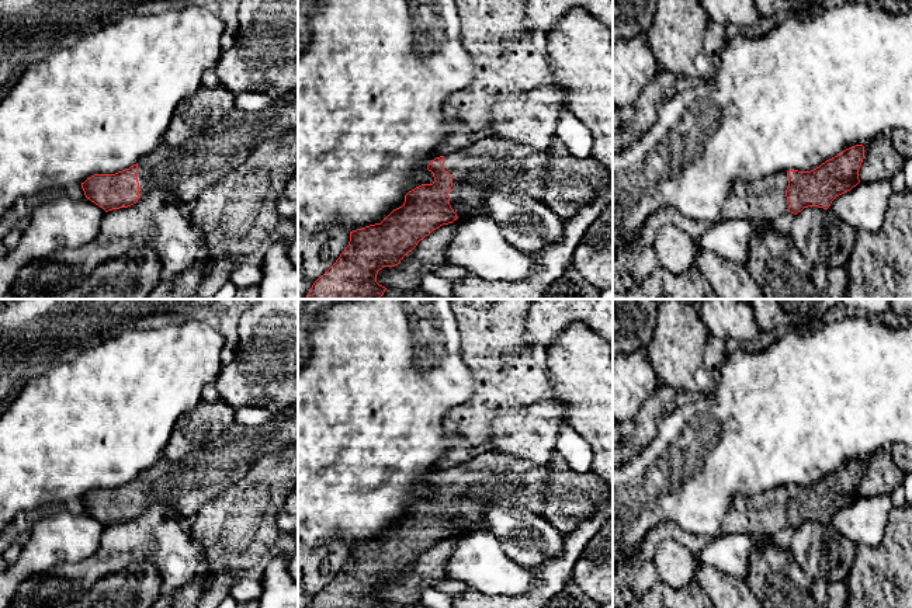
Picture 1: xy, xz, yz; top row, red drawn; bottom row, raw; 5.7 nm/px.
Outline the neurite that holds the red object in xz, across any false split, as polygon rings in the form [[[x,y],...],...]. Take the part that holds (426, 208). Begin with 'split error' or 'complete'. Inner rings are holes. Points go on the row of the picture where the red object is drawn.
split error; [[[486,136],[469,146],[447,156],[436,157],[427,166],[433,173],[431,184],[422,184],[405,195],[402,206],[393,209],[381,223],[370,225],[350,232],[350,242],[336,263],[312,285],[305,299],[379,299],[385,286],[377,282],[377,274],[384,267],[395,267],[412,251],[420,240],[443,225],[457,219],[468,219],[486,213],[485,197],[489,192],[523,192],[534,199],[541,199],[545,188],[545,173],[551,163],[549,153],[497,136]]]

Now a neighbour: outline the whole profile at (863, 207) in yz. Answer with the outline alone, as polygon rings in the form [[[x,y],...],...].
[[[891,181],[859,183],[836,197],[829,209],[856,230],[875,233],[882,226],[892,194]]]

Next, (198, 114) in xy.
[[[201,86],[191,97],[180,101],[162,142],[180,146],[191,138],[212,131],[233,108],[235,94],[222,86]]]

